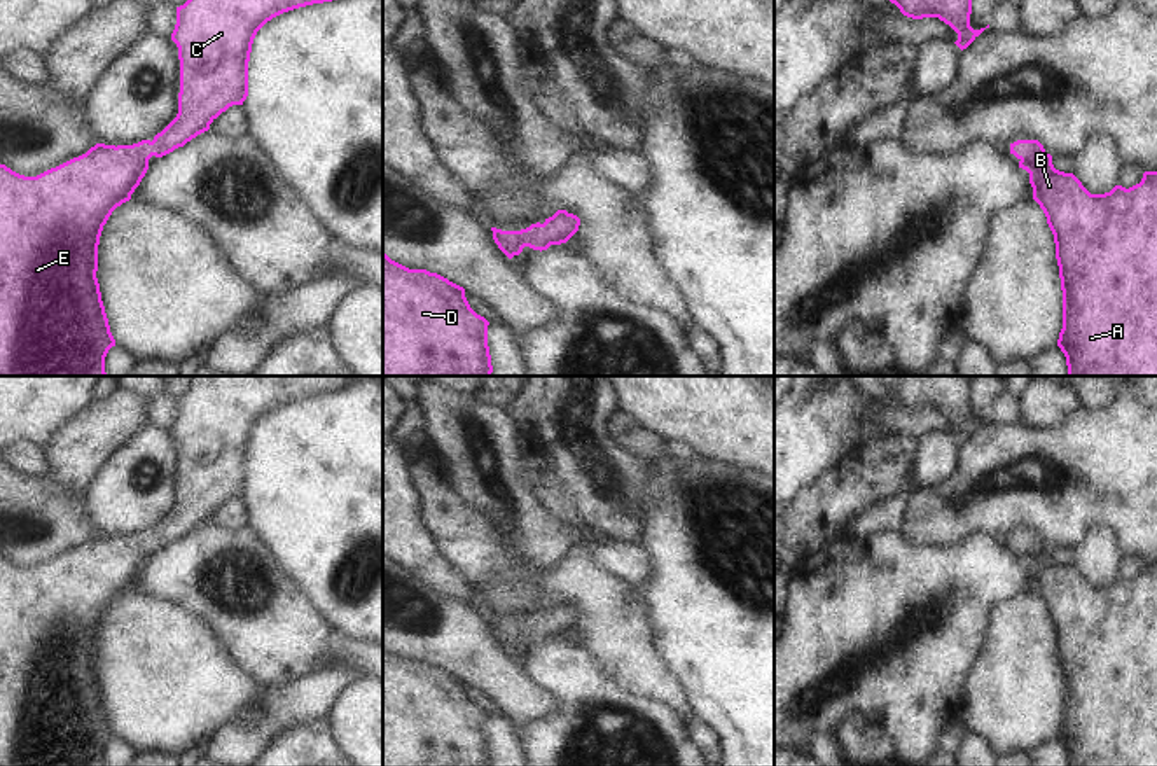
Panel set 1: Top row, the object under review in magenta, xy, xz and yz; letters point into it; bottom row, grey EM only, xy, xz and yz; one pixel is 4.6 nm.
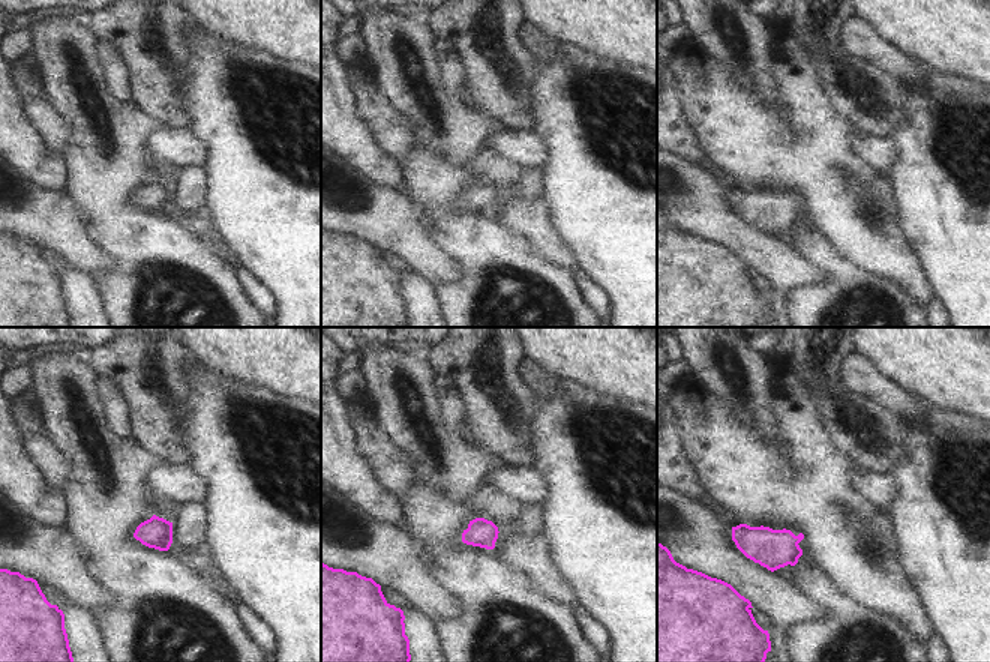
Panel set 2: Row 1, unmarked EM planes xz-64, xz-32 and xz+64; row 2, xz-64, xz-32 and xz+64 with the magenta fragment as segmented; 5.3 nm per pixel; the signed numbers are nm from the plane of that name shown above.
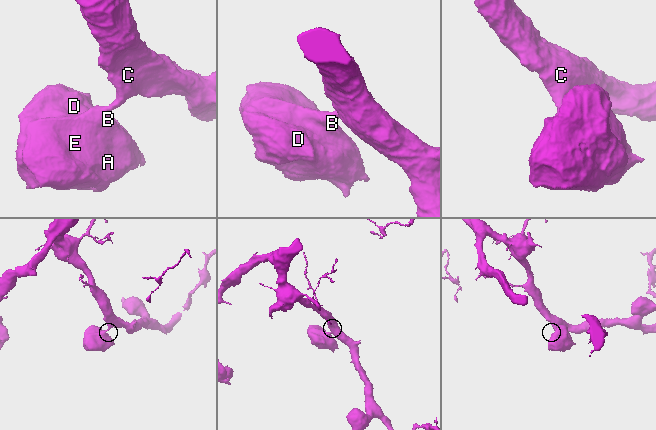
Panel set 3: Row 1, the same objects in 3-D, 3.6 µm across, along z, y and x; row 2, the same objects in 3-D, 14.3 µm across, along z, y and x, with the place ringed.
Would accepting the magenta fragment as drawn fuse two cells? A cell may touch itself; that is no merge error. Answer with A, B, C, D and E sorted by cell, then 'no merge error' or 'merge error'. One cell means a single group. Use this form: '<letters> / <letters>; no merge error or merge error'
A B C D E; no merge error

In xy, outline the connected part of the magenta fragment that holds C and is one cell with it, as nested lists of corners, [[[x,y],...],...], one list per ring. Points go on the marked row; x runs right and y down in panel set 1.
[[[187,0],[177,7],[171,40],[178,47],[180,93],[177,117],[154,136],[133,145],[96,143],[37,177],[24,177],[0,164],[0,376],[107,376],[105,357],[115,339],[101,301],[98,245],[112,212],[131,199],[152,156],[163,157],[197,135],[229,107],[248,96],[248,61],[257,31],[273,17],[332,0]]]

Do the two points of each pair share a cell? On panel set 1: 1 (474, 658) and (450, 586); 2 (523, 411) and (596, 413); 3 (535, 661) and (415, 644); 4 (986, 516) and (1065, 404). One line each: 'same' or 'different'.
1: different
2: same
3: different
4: different

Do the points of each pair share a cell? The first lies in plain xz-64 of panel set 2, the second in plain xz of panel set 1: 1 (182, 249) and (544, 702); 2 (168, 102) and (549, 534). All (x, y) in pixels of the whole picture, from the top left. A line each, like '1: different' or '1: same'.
1: different
2: different

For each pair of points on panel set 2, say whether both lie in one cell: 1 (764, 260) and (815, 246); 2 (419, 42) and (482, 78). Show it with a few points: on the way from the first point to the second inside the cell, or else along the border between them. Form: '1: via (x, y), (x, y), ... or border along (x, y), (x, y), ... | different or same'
1: border along (794, 245), (806, 257), (828, 270) | different
2: border along (423, 20), (437, 36) | different

